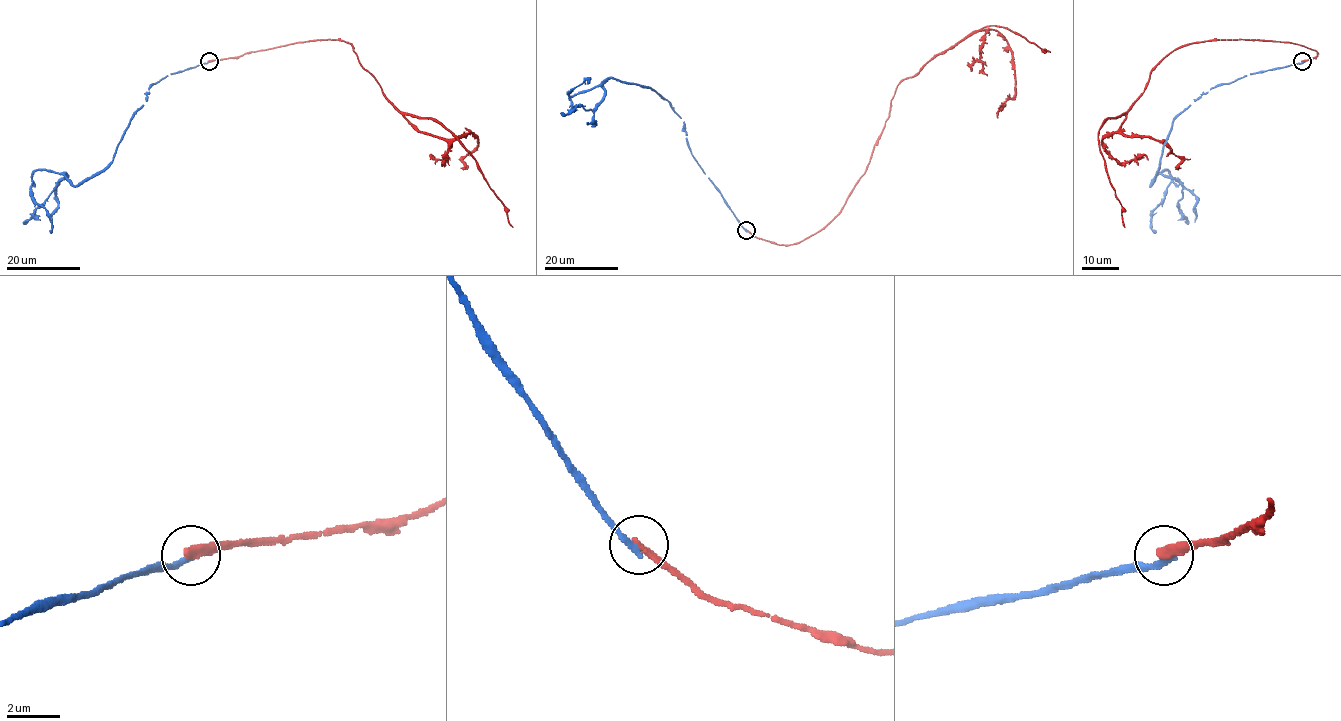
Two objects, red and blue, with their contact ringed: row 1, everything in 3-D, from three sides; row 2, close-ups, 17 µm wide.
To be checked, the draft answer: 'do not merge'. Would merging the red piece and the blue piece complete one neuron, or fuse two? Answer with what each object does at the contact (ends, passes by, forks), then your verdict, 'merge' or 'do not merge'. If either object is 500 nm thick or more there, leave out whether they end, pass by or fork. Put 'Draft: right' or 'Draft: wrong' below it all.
red ends there; blue ends there; do not merge
Draft: right

